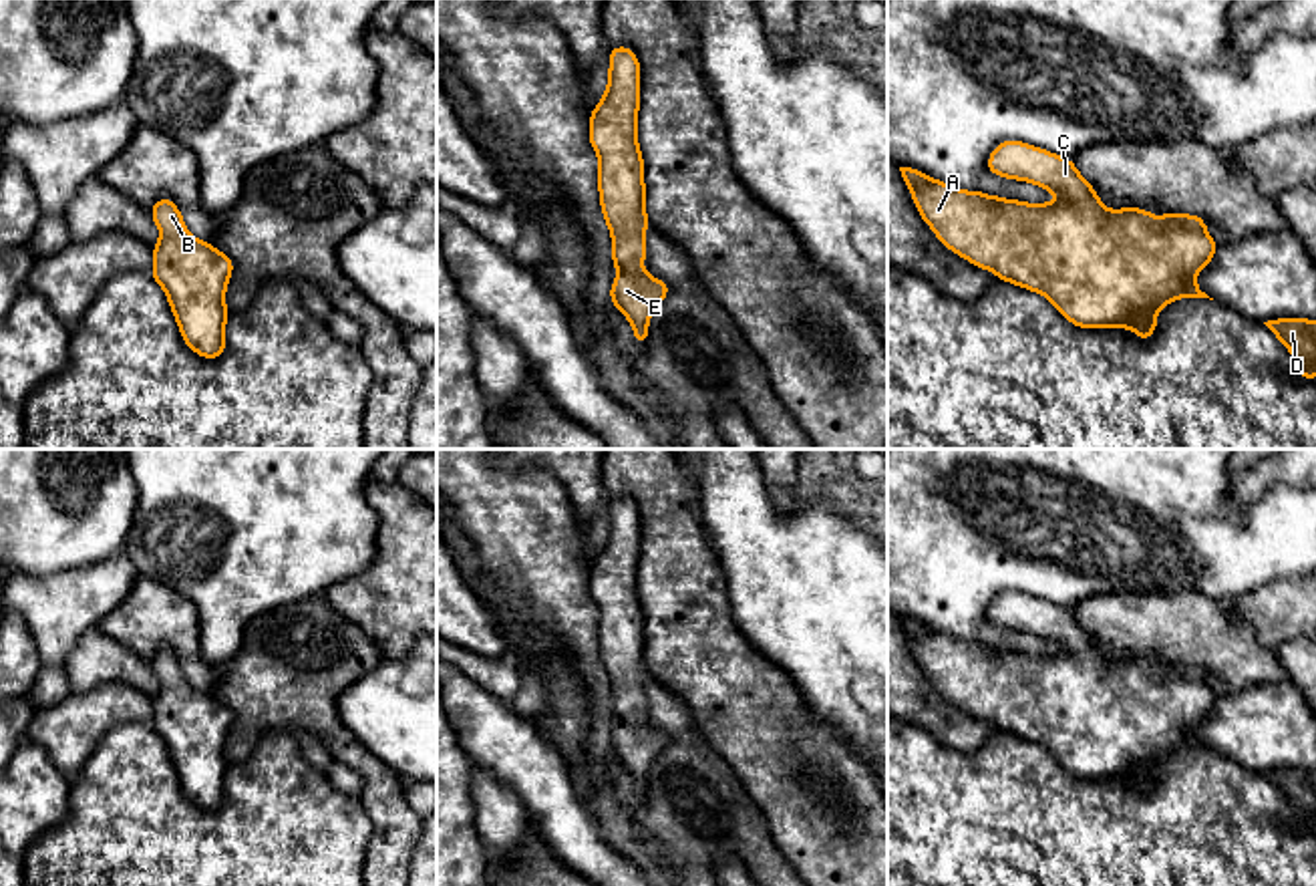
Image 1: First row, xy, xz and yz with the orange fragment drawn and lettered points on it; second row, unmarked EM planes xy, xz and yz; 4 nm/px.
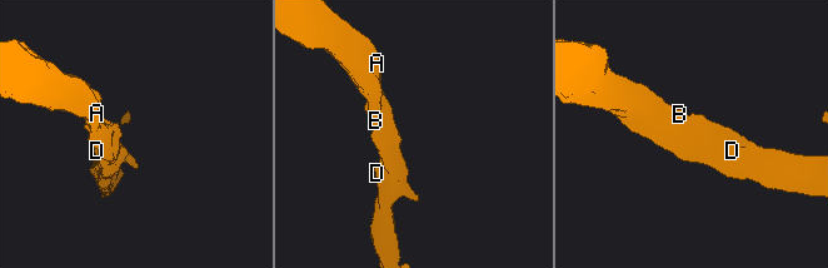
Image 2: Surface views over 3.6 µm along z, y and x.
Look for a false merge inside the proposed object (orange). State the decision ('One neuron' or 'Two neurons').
One neuron

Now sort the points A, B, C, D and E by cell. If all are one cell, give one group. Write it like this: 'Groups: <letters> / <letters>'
Groups: A B C D E

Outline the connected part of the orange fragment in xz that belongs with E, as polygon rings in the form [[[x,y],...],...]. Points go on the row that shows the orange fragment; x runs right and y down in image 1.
[[[610,48],[608,89],[590,117],[590,143],[600,159],[598,189],[602,215],[612,234],[612,262],[618,276],[610,288],[610,302],[630,320],[634,342],[648,344],[648,322],[654,308],[668,296],[670,286],[656,280],[640,266],[646,260],[646,240],[642,234],[650,228],[646,217],[644,159],[638,145],[638,109],[640,109],[640,62],[632,48]]]

